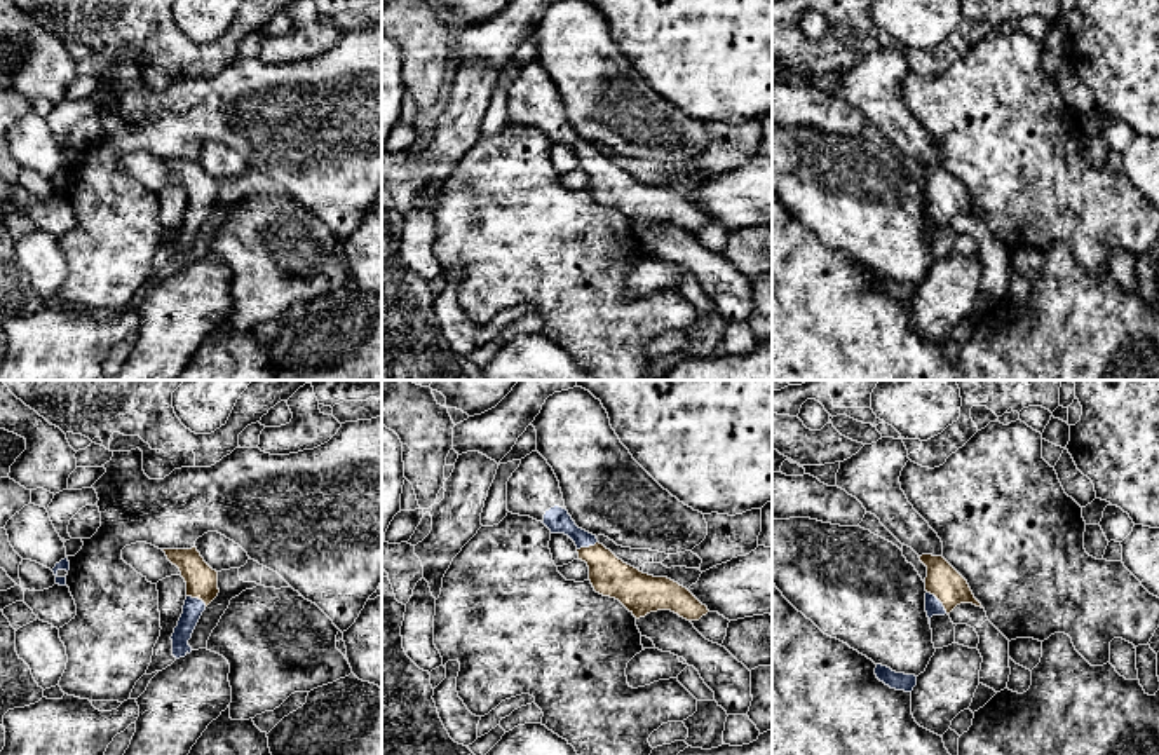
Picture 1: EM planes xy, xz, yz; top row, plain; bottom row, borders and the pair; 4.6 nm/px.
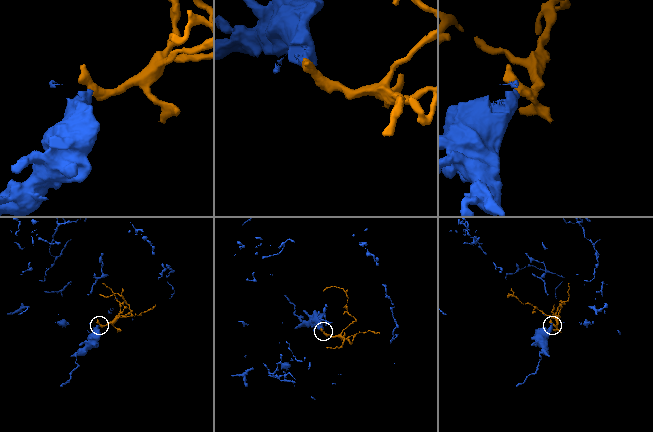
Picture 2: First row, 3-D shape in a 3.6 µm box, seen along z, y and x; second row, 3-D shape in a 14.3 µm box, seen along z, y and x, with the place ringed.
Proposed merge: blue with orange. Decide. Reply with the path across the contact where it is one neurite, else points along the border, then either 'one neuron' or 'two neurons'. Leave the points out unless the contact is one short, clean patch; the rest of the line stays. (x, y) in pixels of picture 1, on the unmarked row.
runs through yz (933, 215), (940, 211), (943, 190); one neuron

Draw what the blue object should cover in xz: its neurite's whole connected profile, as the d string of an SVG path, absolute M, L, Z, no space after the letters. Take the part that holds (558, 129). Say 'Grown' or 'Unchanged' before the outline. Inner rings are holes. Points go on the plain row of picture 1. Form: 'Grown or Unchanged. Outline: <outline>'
Grown. Outline: M537 59L521 68L507 91L507 120L542 131L551 143L568 145L579 169L589 176L594 201L619 209L636 228L671 220L687 230L699 230L709 221L687 197L640 181L600 153L596 145L579 138L565 117L552 77Z

